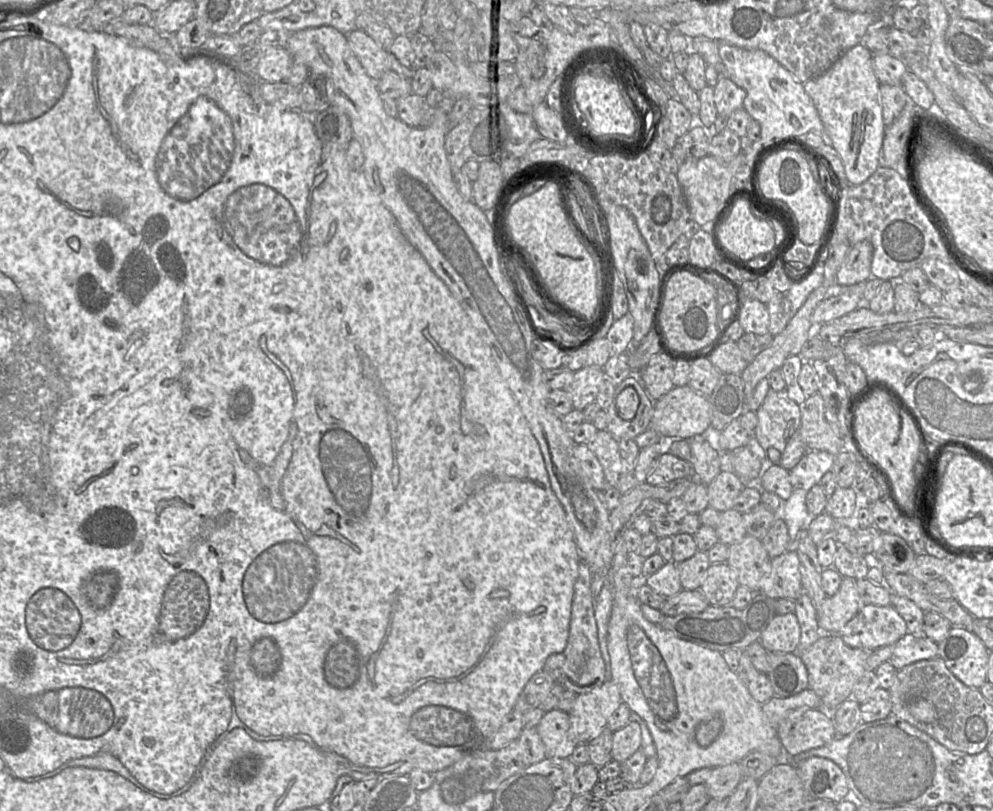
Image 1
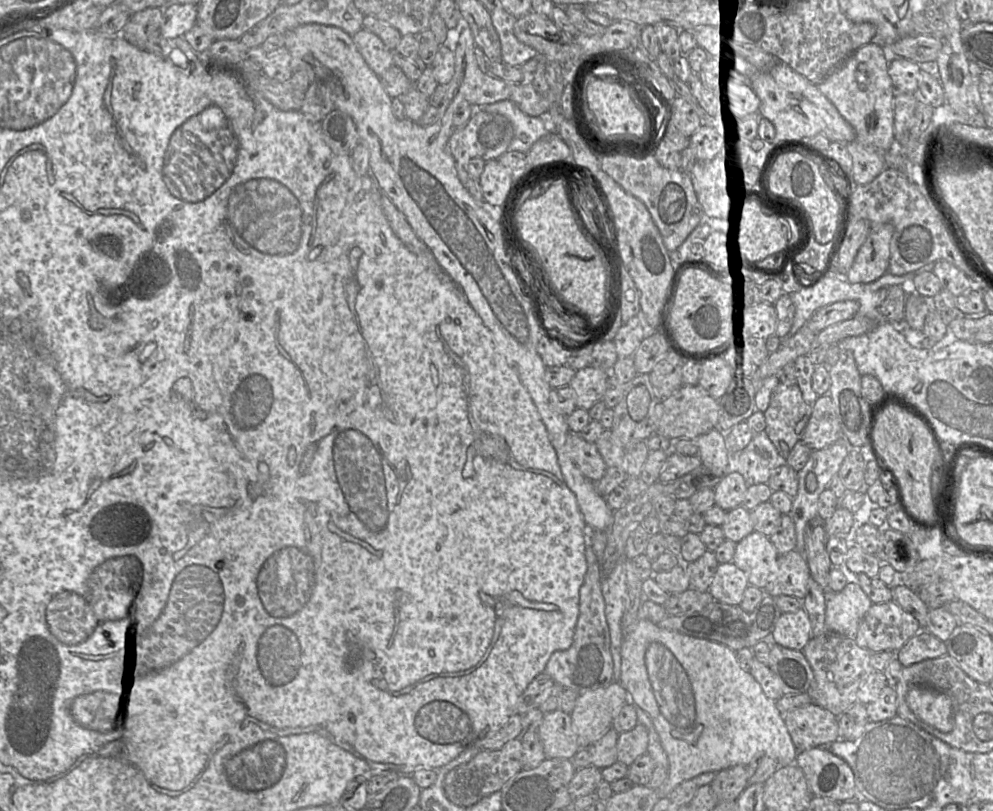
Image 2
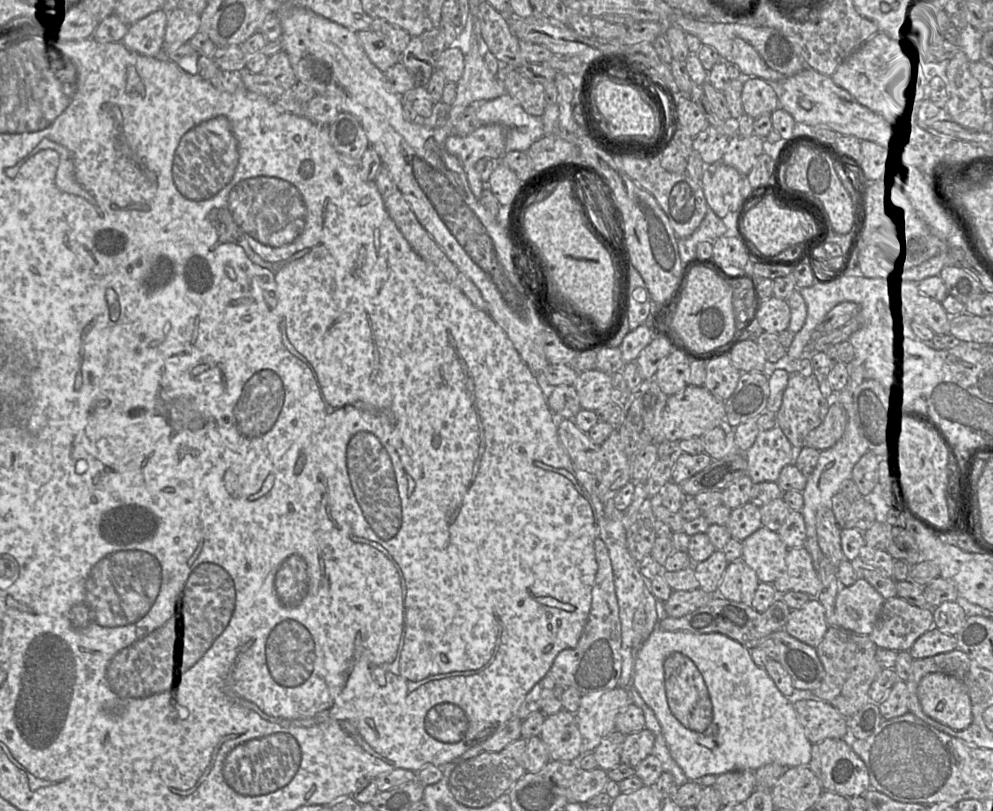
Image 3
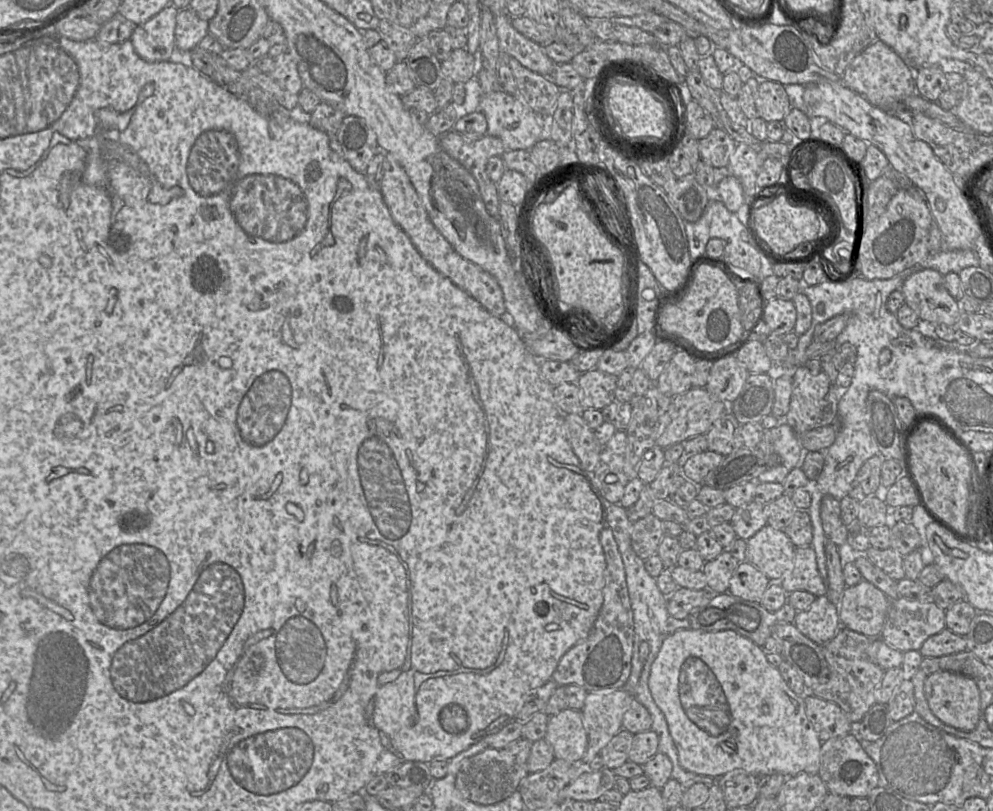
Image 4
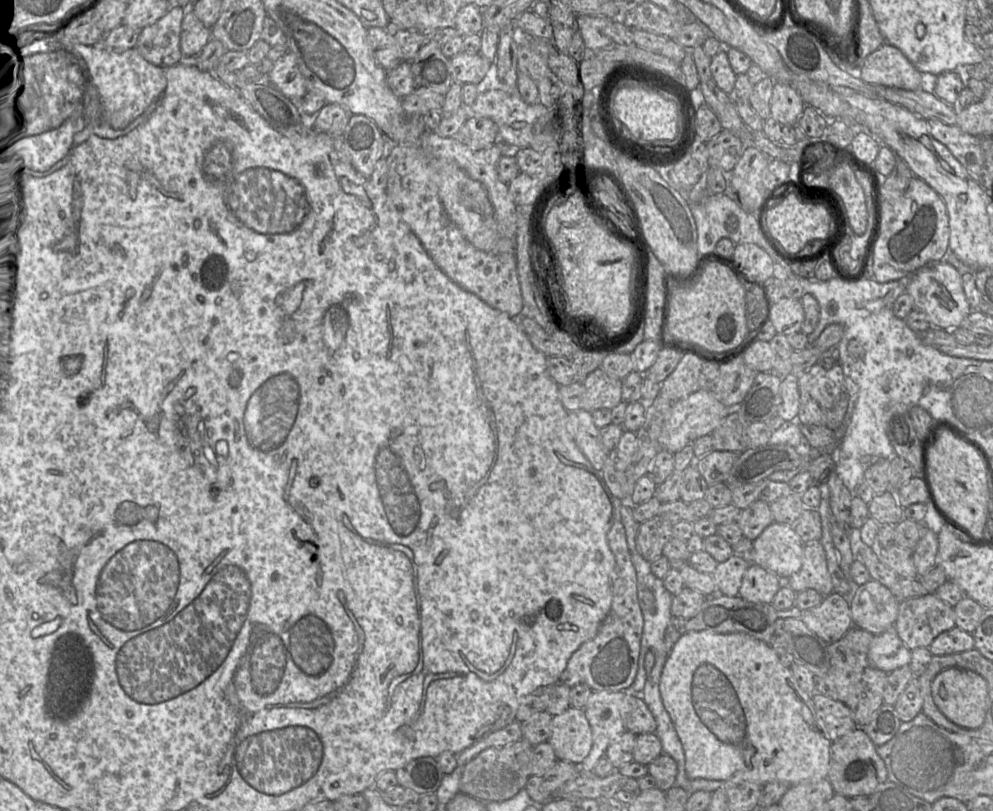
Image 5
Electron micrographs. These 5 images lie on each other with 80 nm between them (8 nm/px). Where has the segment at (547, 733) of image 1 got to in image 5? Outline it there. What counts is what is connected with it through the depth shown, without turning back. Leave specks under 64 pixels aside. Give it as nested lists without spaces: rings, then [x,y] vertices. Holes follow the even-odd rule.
[[[570,706],[565,712],[553,716],[550,736],[547,742],[553,747],[558,760],[581,765],[591,751],[593,744],[592,729],[584,709],[577,709]]]

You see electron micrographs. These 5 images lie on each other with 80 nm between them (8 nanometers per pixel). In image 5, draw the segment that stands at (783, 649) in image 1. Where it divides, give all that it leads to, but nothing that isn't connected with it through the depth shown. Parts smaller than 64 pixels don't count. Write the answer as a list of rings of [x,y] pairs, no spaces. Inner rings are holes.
[[[836,592],[824,597],[820,605],[803,611],[800,619],[829,644],[854,627],[849,599]]]

